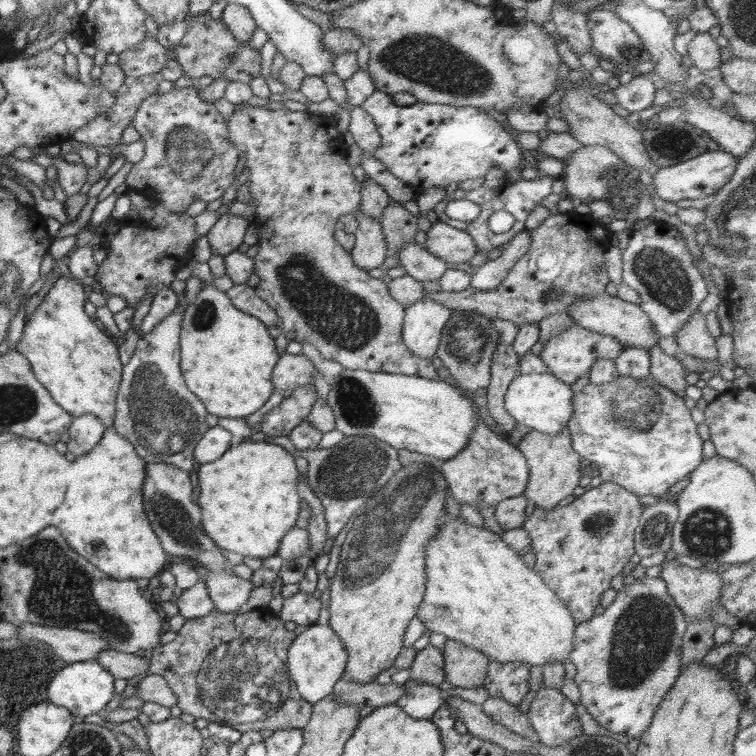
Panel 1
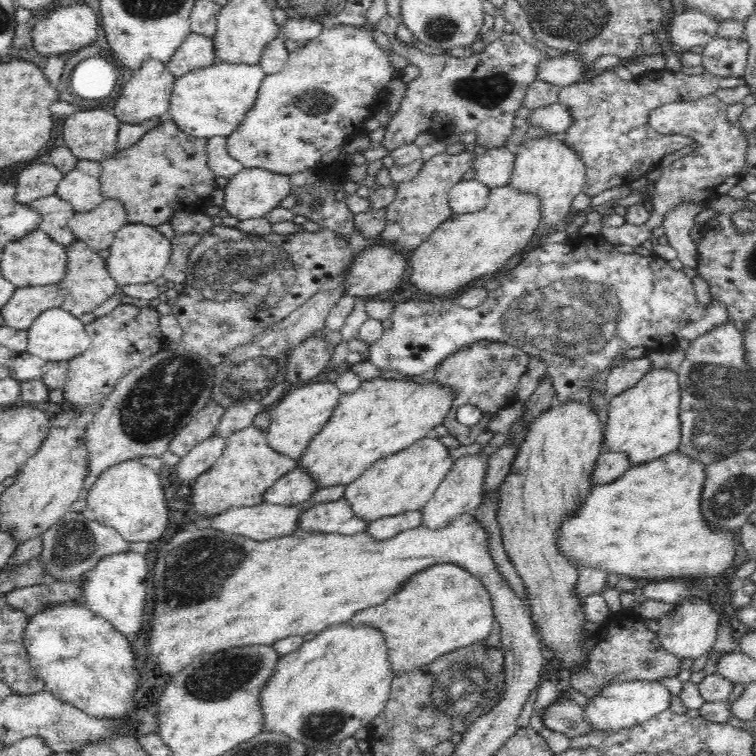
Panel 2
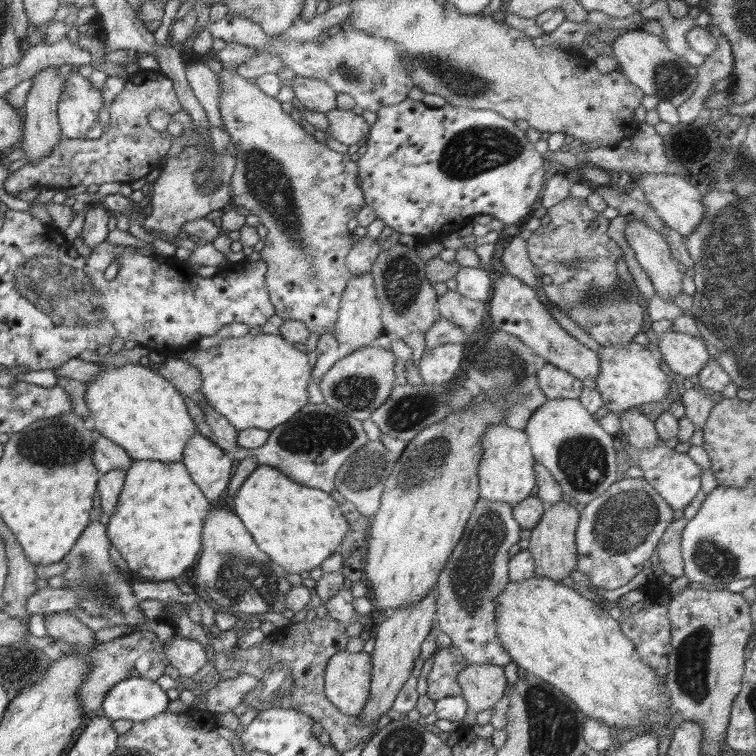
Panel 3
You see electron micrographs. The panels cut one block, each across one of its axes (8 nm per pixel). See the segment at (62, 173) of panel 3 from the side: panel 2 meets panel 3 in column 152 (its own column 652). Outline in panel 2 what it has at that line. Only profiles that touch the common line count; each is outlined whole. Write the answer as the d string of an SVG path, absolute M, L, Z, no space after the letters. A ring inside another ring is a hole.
M667 67L660 71L646 71L632 80L623 80L616 75L614 69L611 71L609 69L604 70L601 75L595 75L587 83L579 82L563 87L557 102L562 106L567 106L572 115L572 124L558 136L561 142L584 160L586 182L583 186L583 192L590 198L594 198L600 192L610 190L614 186L629 185L642 176L647 178L647 174L651 171L657 170L671 158L691 148L692 140L688 140L688 137L662 134L652 129L648 124L648 115L652 110L663 104L697 101L702 97L715 94L717 88L736 88L742 84L746 84L746 77L714 76L708 71L698 75L688 75L681 71L671 71Z

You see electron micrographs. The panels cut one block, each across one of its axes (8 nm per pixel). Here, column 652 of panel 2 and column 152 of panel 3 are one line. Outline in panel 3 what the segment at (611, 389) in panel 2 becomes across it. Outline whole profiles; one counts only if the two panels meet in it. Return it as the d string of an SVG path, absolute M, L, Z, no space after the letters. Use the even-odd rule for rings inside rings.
M167 355L167 360L160 369L152 367L152 361L142 356L142 364L148 370L158 372L162 378L176 387L180 394L189 396L194 403L203 411L206 424L212 431L215 443L224 449L226 454L232 456L234 460L241 461L243 458L254 457L259 465L268 465L277 468L283 472L288 478L295 480L309 488L319 488L323 492L330 493L334 488L334 477L336 472L340 470L340 465L356 450L362 446L366 446L370 442L360 420L351 418L342 412L330 408L329 405L323 404L306 404L300 408L292 419L280 426L276 426L271 431L268 440L258 448L242 448L237 443L238 430L228 423L225 416L216 412L210 403L206 401L204 393L202 393L202 377L200 371L194 365L182 360L179 356Z

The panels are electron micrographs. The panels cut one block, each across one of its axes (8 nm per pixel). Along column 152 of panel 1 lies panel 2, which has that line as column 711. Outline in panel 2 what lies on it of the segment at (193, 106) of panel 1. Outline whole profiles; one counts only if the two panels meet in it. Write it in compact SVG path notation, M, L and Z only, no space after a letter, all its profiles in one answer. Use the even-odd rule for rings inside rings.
M711 94L697 101L687 103L668 103L652 110L648 115L648 124L662 134L678 134L695 140L692 147L671 158L660 167L662 175L651 187L646 197L651 215L643 225L624 223L618 227L603 227L602 236L613 245L628 244L640 246L652 235L652 230L663 226L665 216L678 204L688 202L710 202L720 195L727 195L739 184L744 173L747 153L747 140L740 121L730 123L726 117L726 105L717 95Z

